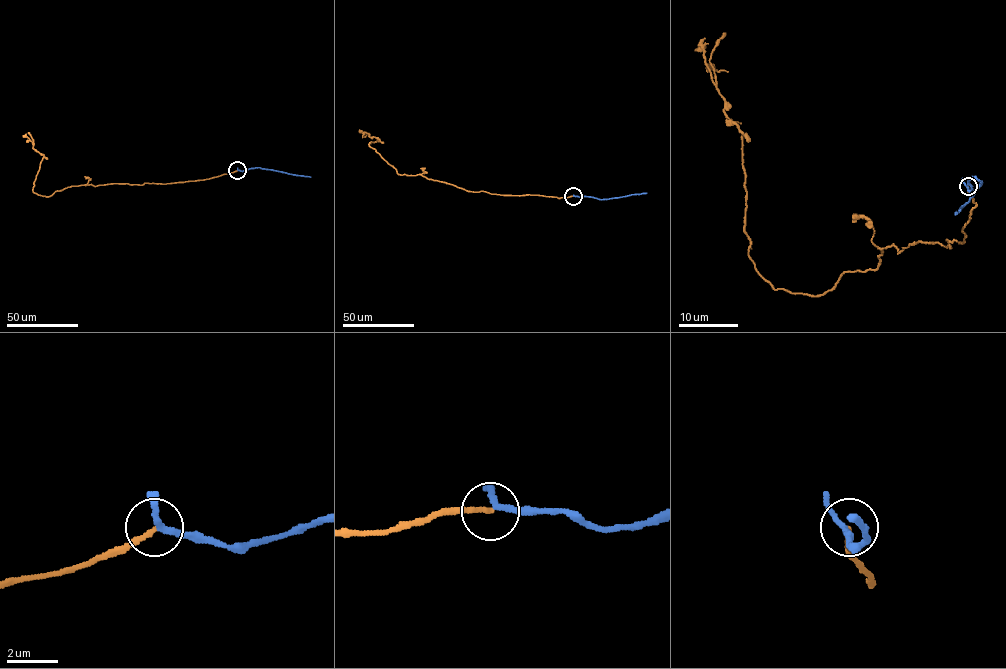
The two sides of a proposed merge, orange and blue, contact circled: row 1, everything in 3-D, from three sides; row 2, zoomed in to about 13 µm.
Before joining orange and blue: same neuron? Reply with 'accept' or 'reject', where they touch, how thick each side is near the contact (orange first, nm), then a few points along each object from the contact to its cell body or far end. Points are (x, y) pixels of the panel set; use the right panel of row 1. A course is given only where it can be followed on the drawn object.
reject; at (968, 186); 200 nm thick on the orange side, 220 nm on the other; orange runs (967, 185), (963, 243), (879, 247), (826, 293), (774, 289), (710, 60), (726, 32); blue runs (967, 185), (970, 190), (972, 177), (981, 181), (954, 215)

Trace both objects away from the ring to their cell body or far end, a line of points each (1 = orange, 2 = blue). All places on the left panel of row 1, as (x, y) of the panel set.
1: (237, 170), (205, 179), (166, 184), (73, 185), (46, 197), (32, 191), (43, 155), (33, 148), (27, 132)
2: (238, 170), (261, 167), (310, 177)

